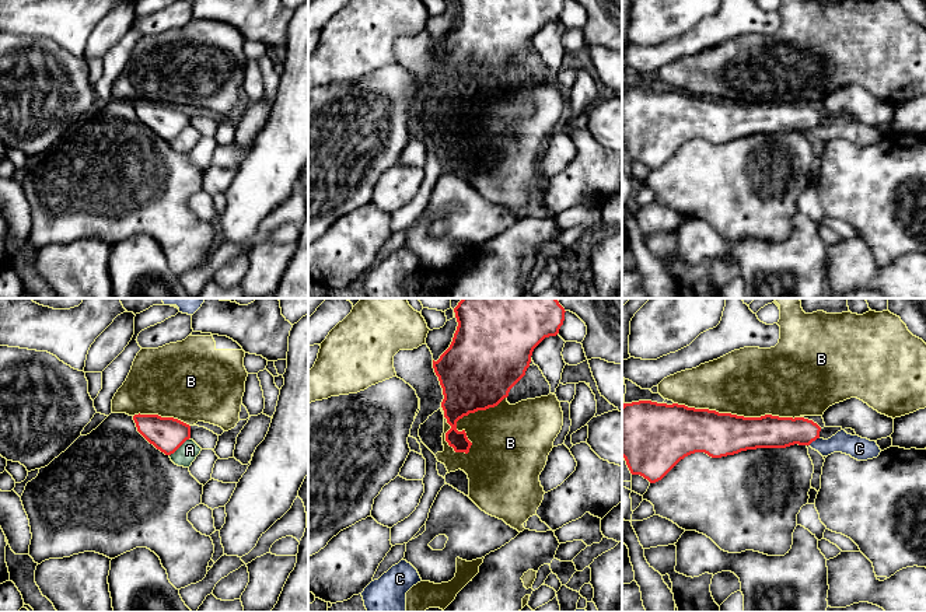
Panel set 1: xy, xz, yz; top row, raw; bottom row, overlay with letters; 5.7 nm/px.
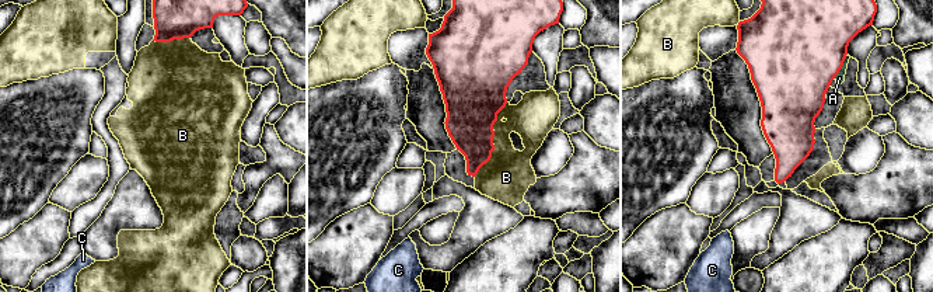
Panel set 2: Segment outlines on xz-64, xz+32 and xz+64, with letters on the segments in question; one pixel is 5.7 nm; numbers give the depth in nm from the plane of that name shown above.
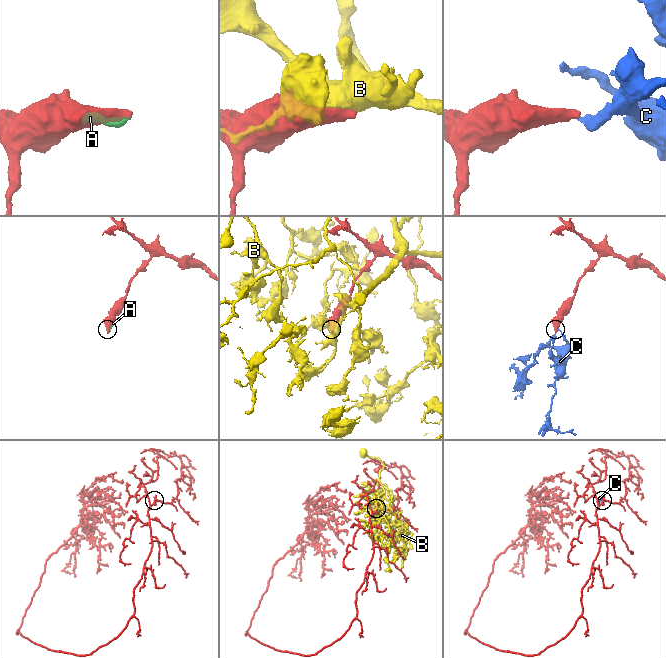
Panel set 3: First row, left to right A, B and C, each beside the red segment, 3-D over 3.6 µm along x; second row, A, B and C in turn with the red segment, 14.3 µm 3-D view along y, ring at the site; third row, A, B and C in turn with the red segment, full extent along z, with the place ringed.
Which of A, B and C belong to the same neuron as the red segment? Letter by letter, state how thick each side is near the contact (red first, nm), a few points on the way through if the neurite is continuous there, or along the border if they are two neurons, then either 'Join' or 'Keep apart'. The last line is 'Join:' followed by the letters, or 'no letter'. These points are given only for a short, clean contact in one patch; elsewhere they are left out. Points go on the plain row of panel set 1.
A: Thickness 200 nm (red) against 110 nm. Keep apart
B: Thickness 320 nm (red) against 320 nm. Keep apart
C: Thickness 190 nm (red) against 120 nm. Boundary: yz (818, 123), (809, 130). Keep apart
Join: no letter

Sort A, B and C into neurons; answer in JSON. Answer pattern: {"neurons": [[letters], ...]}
{"neurons": [["A", "C"], ["B"]]}

